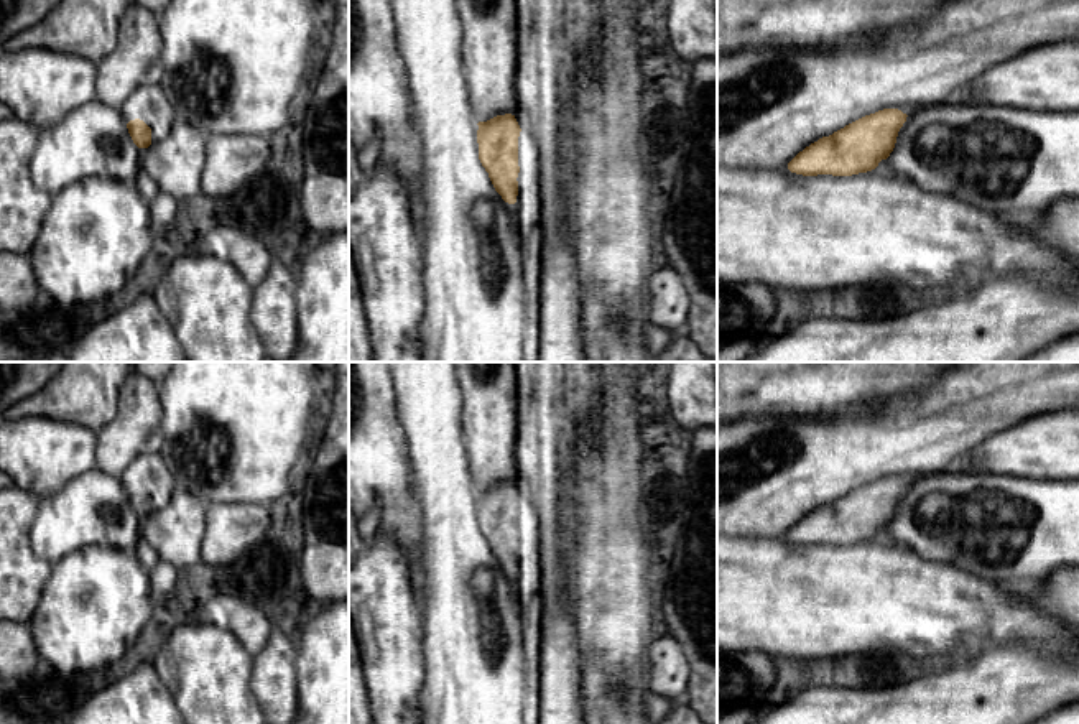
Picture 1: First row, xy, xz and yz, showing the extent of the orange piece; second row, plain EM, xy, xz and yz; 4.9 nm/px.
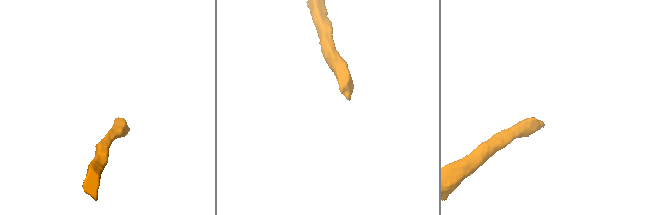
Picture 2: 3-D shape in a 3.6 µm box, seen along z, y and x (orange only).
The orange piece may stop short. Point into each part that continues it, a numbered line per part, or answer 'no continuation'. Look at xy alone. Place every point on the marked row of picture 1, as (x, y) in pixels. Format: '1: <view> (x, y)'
1: xy (148, 102)

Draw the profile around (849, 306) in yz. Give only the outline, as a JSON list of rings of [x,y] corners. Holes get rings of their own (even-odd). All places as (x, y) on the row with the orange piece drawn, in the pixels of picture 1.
[[[860,285],[849,288],[834,290],[829,299],[834,299],[837,304],[829,308],[806,306],[798,309],[796,318],[791,319],[791,326],[799,326],[809,321],[826,321],[831,318],[847,319],[847,321],[872,321],[883,318],[872,318],[864,313]]]

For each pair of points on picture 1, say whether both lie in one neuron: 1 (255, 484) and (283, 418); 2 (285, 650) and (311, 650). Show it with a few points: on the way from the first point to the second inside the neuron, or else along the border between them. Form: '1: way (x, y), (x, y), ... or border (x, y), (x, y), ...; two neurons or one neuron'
1: way (255, 468), (255, 446), (267, 435); one neuron
2: border (295, 645), (296, 690); two neurons

